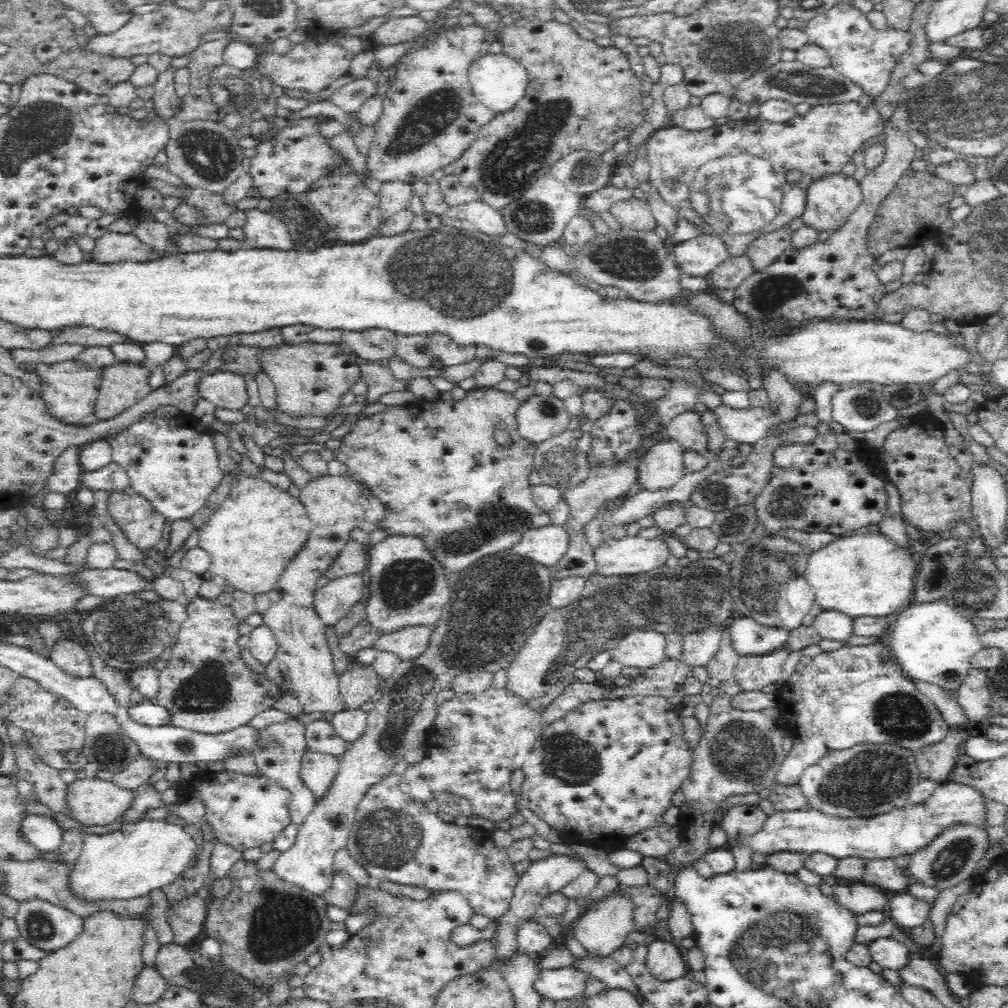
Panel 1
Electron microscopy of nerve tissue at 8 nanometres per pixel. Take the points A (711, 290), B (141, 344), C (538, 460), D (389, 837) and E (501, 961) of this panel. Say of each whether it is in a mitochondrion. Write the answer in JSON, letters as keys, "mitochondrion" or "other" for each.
{"A":"other","B":"other","C":"mitochondrion","D":"mitochondrion","E":"other"}

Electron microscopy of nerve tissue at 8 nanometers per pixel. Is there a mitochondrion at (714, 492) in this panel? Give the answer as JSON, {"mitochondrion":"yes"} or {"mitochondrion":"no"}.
{"mitochondrion":"yes"}

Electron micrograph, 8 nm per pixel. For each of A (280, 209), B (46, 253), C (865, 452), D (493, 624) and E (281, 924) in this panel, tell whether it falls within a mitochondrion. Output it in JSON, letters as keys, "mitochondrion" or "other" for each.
{"A":"other","B":"other","C":"other","D":"mitochondrion","E":"mitochondrion"}

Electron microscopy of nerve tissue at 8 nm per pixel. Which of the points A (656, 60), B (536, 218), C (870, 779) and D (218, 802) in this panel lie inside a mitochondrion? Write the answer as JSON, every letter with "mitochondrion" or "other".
{"A":"other","B":"mitochondrion","C":"mitochondrion","D":"other"}

